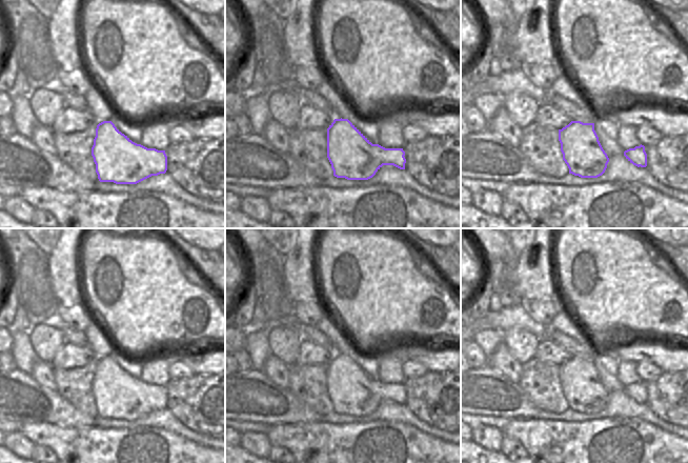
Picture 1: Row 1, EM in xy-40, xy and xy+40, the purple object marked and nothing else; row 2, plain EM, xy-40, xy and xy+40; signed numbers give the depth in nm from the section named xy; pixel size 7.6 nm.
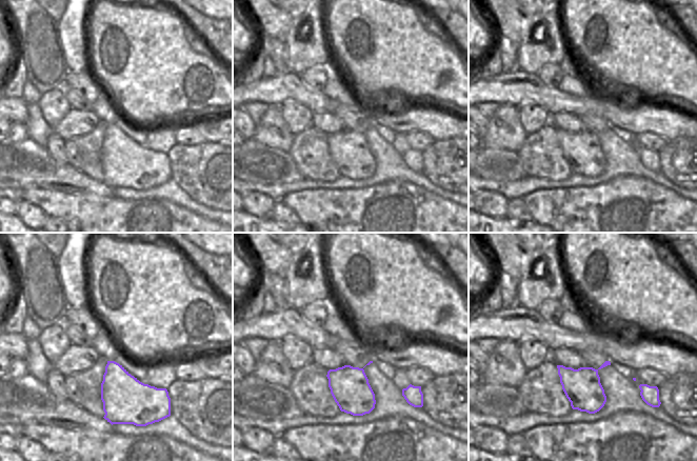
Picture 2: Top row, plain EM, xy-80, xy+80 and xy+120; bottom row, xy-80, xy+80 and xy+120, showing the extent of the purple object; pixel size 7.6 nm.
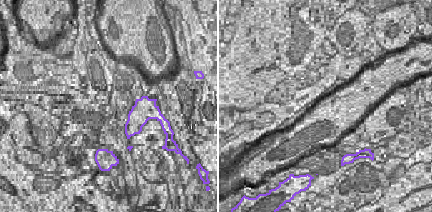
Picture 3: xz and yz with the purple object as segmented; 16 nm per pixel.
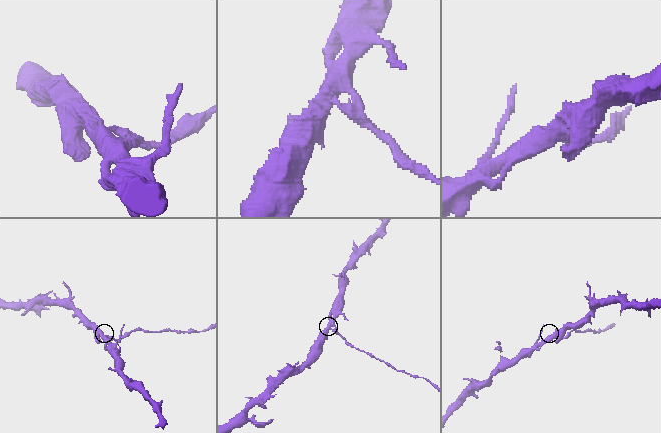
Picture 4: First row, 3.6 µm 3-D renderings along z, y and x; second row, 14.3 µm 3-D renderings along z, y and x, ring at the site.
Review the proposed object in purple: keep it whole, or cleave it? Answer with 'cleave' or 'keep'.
cleave

